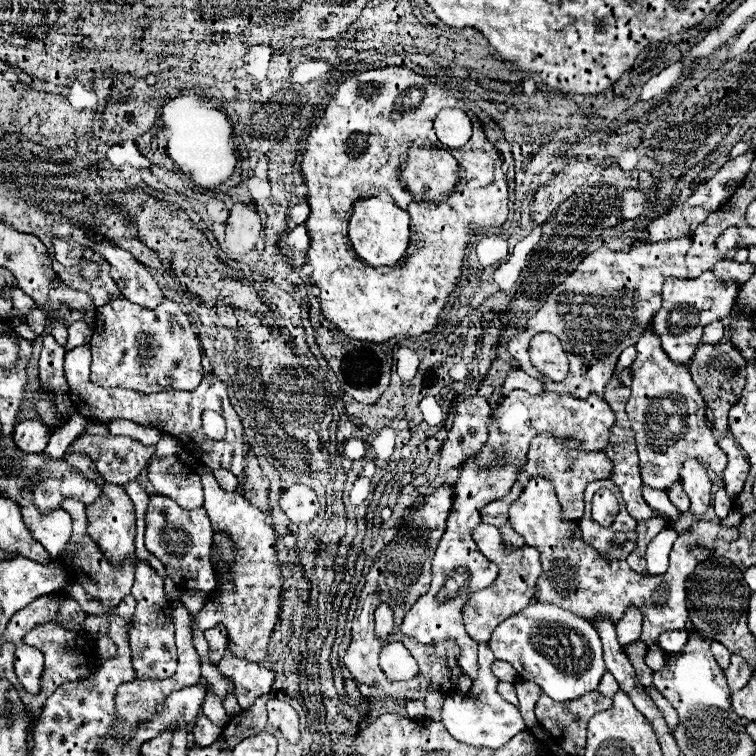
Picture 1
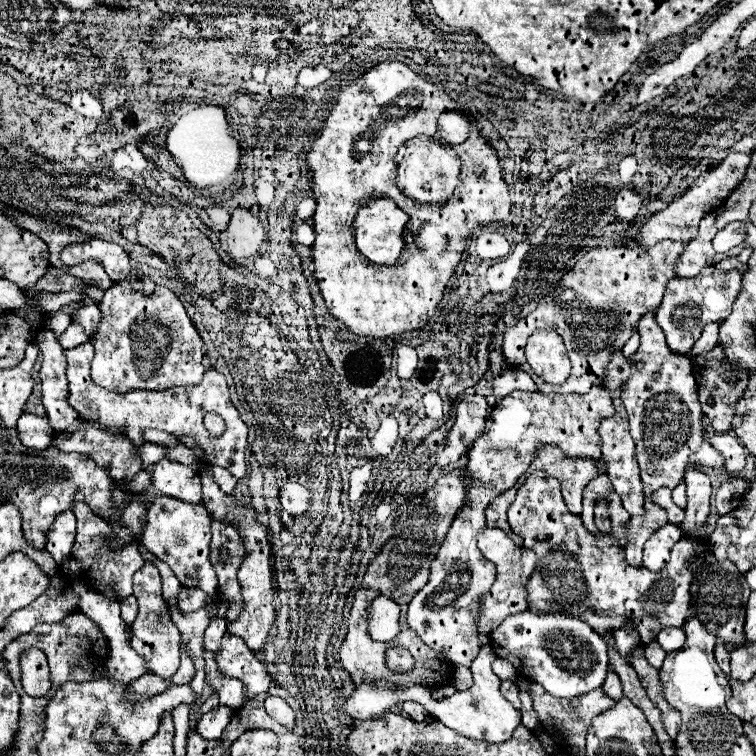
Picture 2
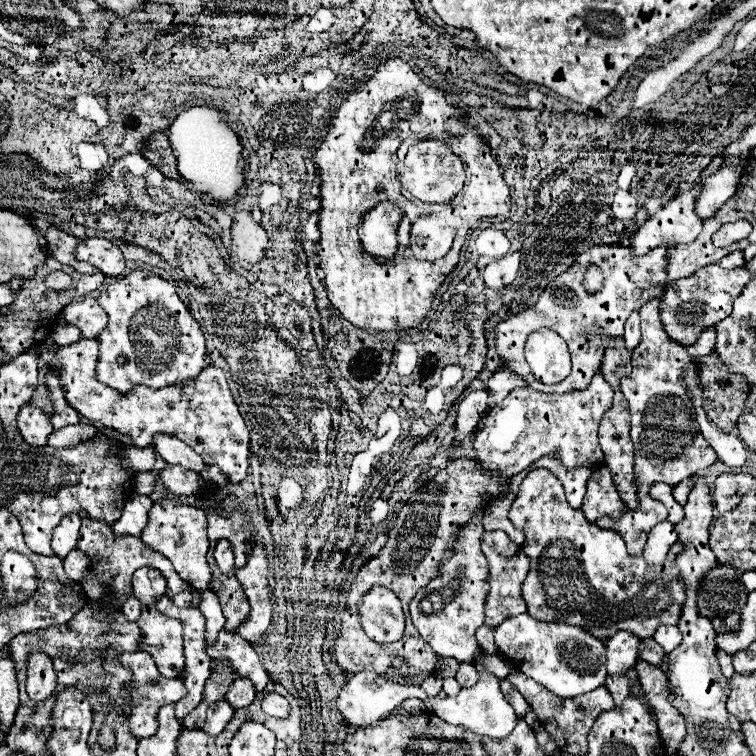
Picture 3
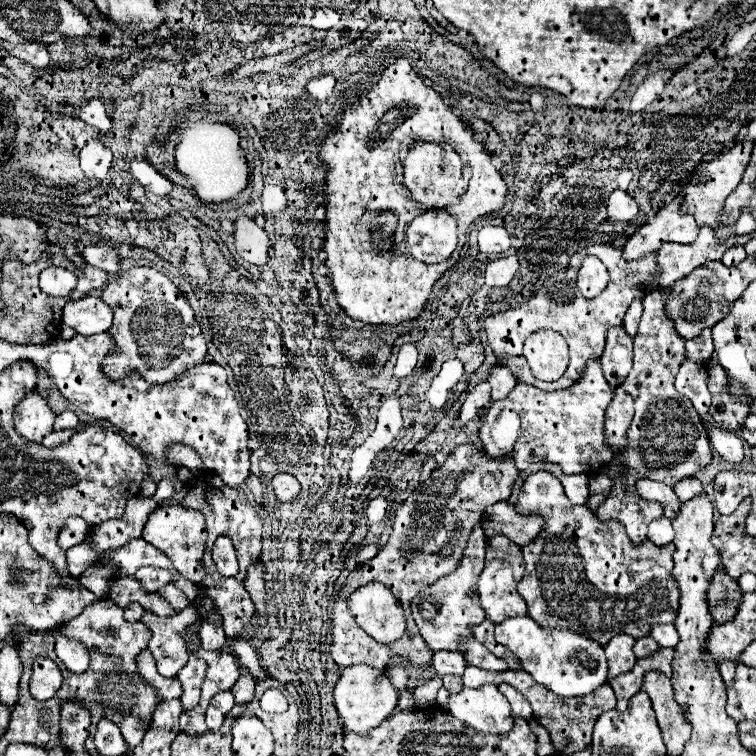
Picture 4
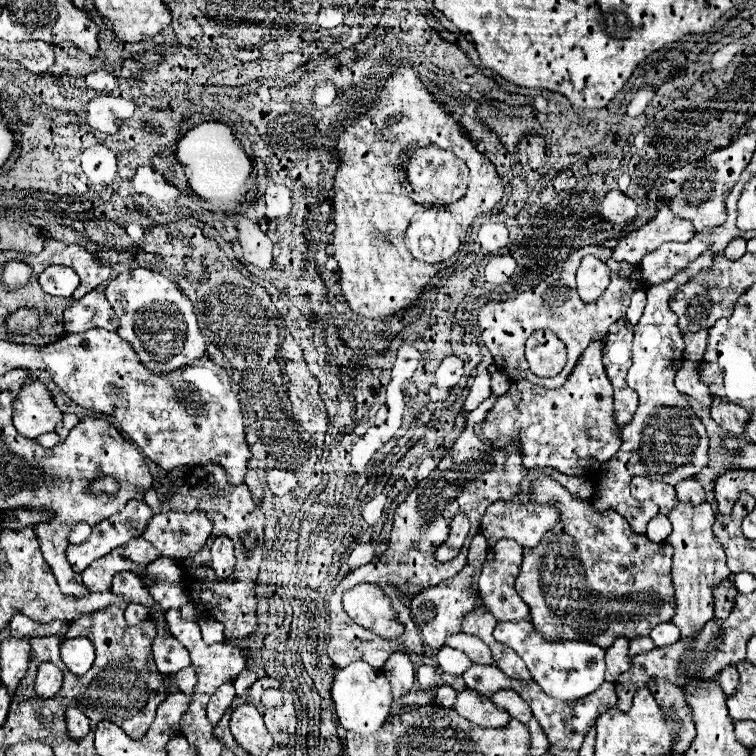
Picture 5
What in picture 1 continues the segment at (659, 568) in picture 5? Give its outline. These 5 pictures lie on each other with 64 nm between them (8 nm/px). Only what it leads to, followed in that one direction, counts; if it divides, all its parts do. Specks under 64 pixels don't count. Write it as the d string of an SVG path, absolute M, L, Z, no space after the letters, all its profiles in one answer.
M534 476L528 480L528 486L522 490L518 500L510 506L510 526L526 540L528 546L534 546L540 552L542 574L536 582L536 592L532 602L554 604L564 610L570 610L588 622L596 616L610 616L616 624L622 614L630 608L642 612L642 642L646 646L654 644L664 630L684 630L688 622L686 610L686 582L694 572L696 564L712 556L712 546L716 538L732 540L736 530L722 528L712 522L694 522L692 532L680 534L672 546L670 568L662 576L654 574L636 574L628 568L626 560L606 560L596 548L592 548L580 532L576 520L560 518L560 502L554 492L554 486L544 476Z

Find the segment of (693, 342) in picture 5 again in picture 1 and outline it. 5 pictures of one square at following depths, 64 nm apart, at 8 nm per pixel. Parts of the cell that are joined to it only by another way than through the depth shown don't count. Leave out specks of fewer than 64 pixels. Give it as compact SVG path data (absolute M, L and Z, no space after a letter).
M712 322L704 328L704 336L700 340L700 344L716 344L724 338L724 326L722 322Z

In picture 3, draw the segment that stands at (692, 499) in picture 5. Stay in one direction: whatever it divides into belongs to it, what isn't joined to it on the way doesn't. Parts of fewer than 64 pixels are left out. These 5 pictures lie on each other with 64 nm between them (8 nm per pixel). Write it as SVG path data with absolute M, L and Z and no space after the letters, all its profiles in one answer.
M686 478L684 482L680 482L680 484L676 484L674 486L674 498L680 502L680 504L684 504L686 502L686 498L688 498L688 494L690 494L690 490L692 490L692 480L690 478Z

